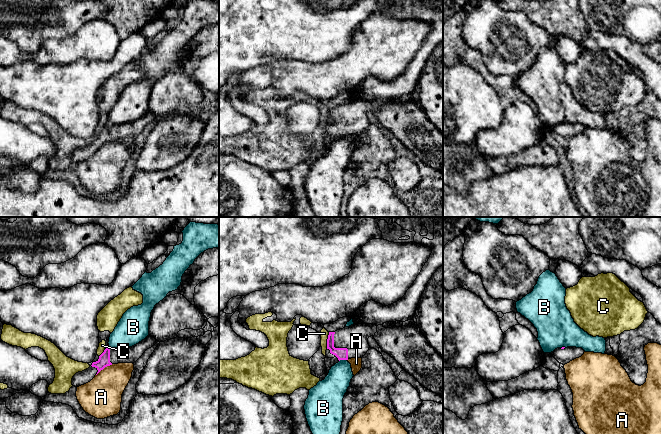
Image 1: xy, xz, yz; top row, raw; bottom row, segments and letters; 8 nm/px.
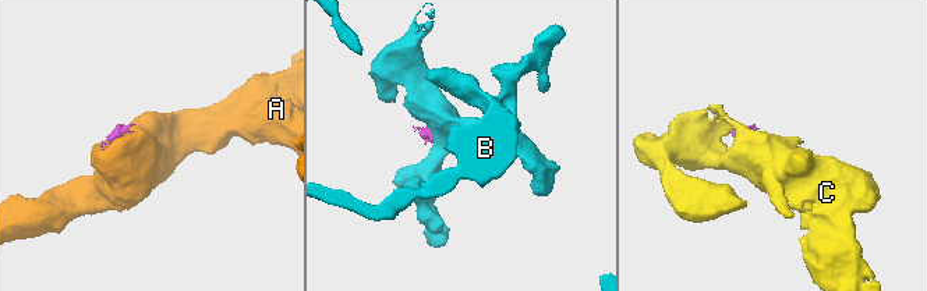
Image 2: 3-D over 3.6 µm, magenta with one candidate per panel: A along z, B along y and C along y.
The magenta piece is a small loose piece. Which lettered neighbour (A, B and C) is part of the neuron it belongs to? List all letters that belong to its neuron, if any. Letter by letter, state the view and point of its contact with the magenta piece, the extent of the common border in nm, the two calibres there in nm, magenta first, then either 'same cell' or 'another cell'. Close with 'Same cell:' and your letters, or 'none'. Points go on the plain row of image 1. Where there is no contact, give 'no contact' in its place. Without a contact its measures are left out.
A: contact xy (104, 143); length 160 nm; calibres 100 and 320 nm; another cell
B: contact xz (342, 135); length 70 nm; calibres 100 and 200 nm; another cell
C: contact xz (327, 116); length 140 nm; calibres 100 and 70 nm; another cell
Same cell: none

